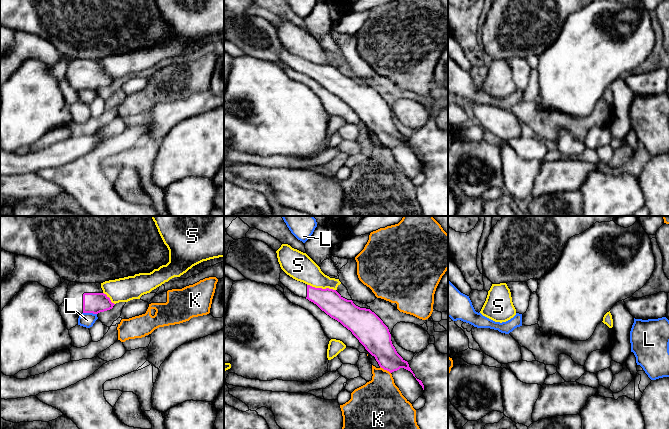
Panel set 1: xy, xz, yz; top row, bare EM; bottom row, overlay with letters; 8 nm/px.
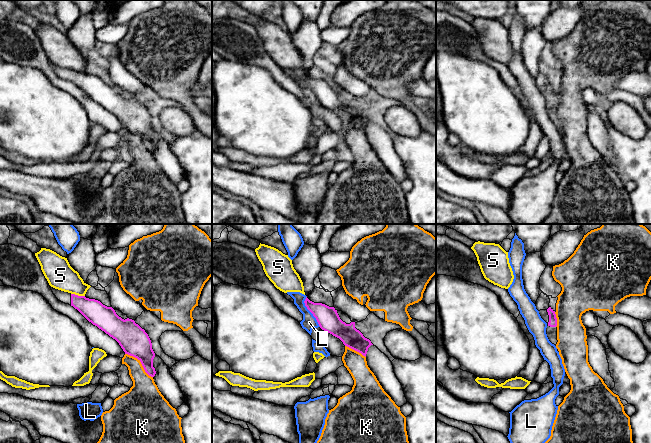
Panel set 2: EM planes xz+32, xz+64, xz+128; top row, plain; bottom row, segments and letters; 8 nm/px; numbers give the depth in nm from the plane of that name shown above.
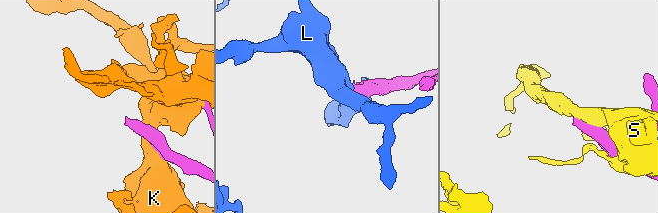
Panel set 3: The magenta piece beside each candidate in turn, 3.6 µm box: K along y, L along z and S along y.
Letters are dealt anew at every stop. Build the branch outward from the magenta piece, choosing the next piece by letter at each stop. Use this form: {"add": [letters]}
{"add": []}

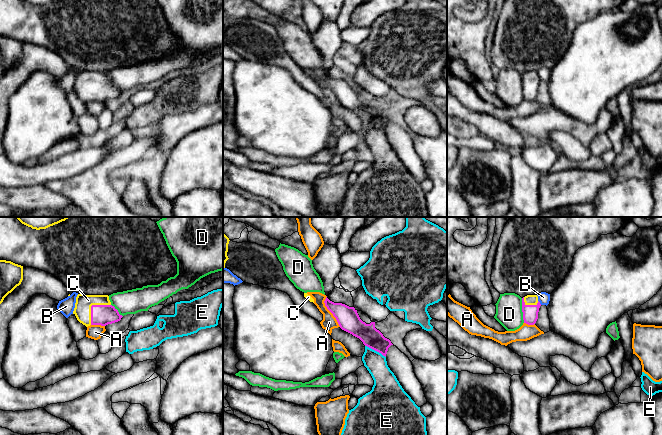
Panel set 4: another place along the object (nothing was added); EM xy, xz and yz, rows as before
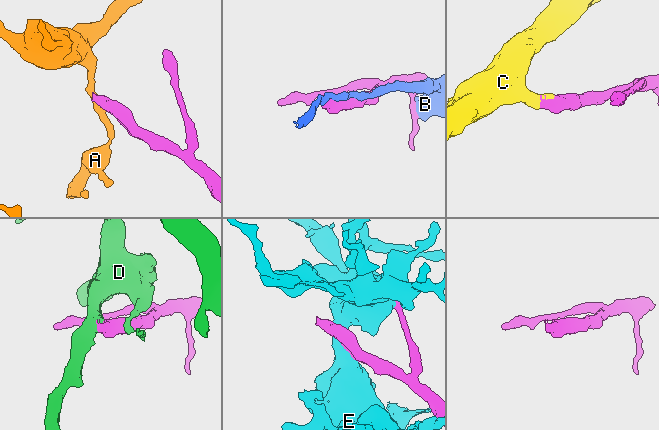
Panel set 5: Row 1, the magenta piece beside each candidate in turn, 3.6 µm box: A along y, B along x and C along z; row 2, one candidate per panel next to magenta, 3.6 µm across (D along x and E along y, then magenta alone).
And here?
{"add": ["C"]}

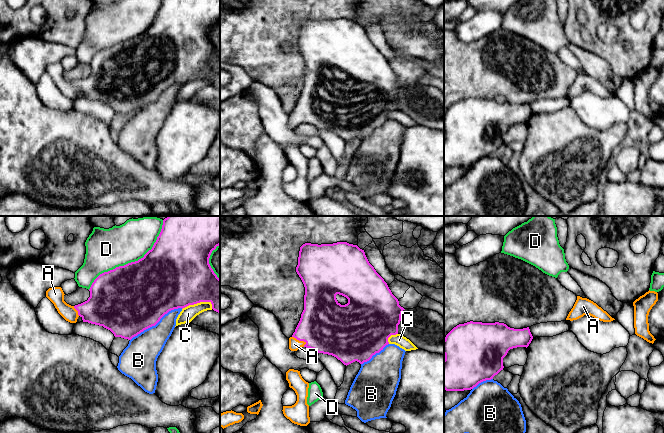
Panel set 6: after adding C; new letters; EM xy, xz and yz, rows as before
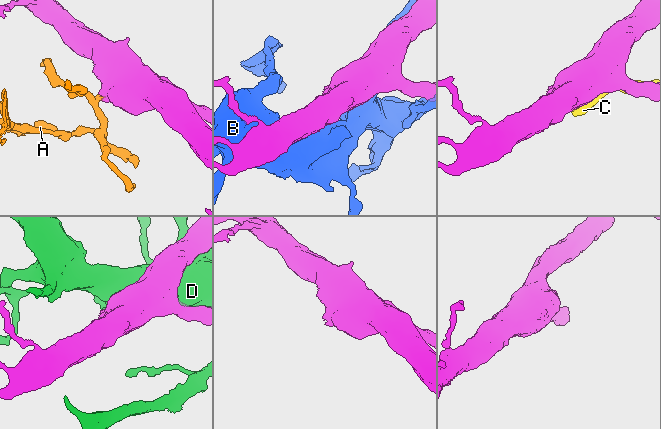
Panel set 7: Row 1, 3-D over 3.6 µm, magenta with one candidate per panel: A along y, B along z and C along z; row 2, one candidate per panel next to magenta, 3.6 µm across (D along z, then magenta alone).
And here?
{"add": ["A"]}

